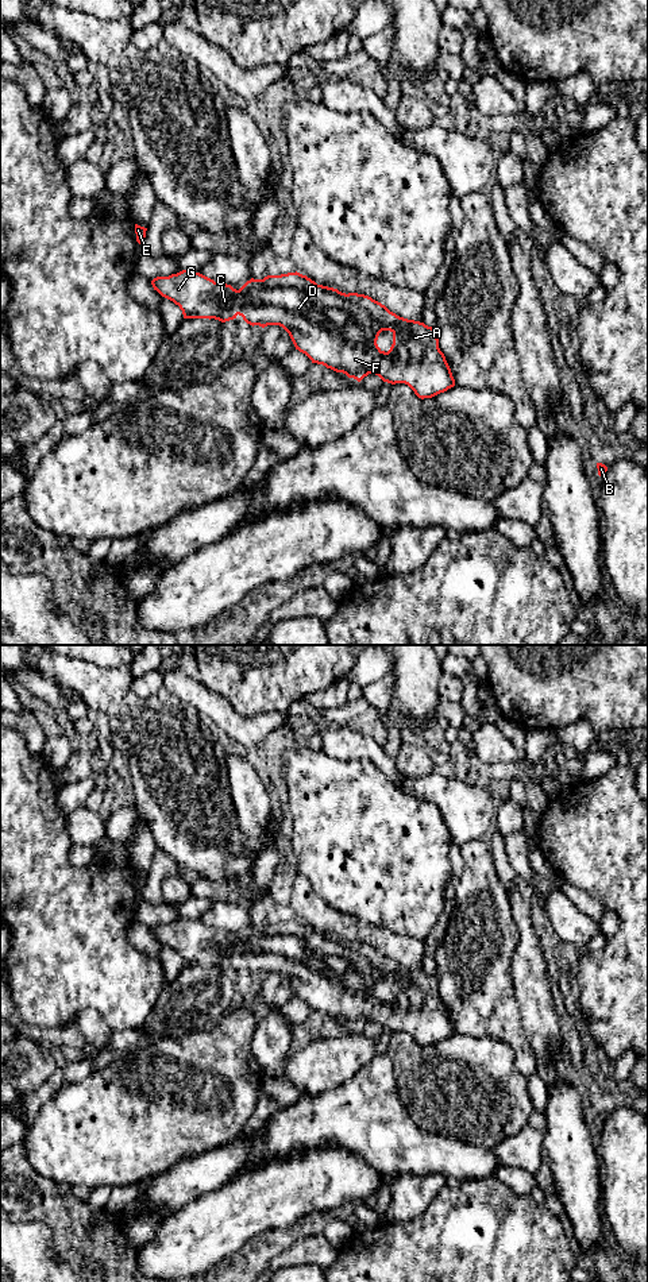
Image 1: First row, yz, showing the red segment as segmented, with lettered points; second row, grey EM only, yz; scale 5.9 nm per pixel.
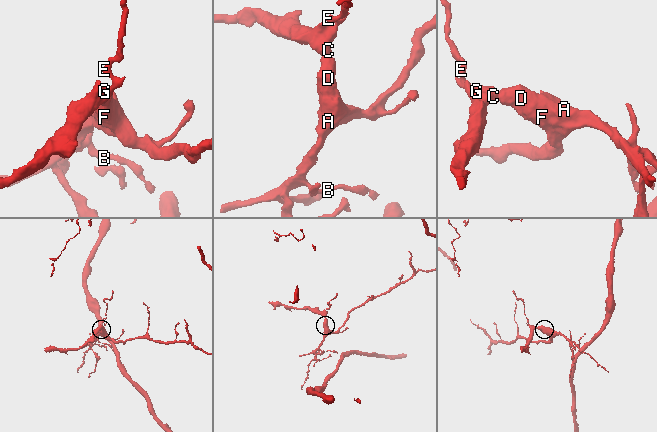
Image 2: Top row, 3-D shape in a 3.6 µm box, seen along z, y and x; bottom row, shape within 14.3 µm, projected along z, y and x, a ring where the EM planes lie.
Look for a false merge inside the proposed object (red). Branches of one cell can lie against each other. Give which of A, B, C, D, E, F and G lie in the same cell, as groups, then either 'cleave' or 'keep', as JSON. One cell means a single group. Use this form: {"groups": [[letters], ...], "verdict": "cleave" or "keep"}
{"groups": [["A", "B", "C", "D", "E", "F", "G"]], "verdict": "keep"}

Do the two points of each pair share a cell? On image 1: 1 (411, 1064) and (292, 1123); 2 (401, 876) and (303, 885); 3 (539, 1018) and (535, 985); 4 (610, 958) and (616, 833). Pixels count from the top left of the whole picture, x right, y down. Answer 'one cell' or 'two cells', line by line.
1: two cells
2: two cells
3: one cell
4: one cell

